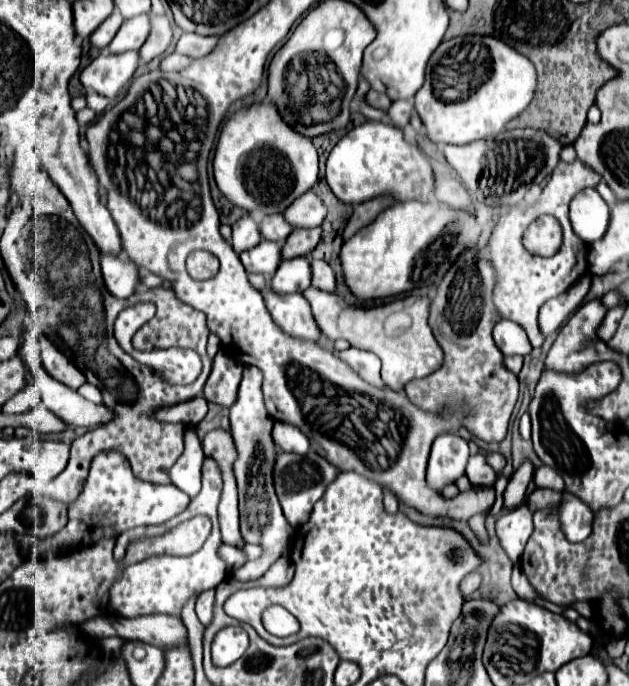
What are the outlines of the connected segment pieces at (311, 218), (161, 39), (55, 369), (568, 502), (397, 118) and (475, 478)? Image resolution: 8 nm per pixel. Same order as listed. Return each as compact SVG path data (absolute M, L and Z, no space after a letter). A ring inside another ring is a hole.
M312 190L300 196L300 200L288 206L288 210L284 212L286 222L290 222L292 228L316 228L322 224L324 216L326 216L326 206Z
M148 12L148 16L152 22L152 28L150 28L150 34L148 34L144 46L140 48L142 62L150 62L152 58L162 56L172 40L172 28L170 28L168 18L164 14L152 14L152 12Z
M44 334L40 336L40 346L42 346L42 362L50 376L60 380L62 384L68 384L74 390L86 382L86 376Z
M564 492L560 502L560 530L568 542L584 542L592 532L592 510L576 496Z
M396 100L388 108L388 120L396 128L404 128L408 124L408 120L410 120L410 112L412 112L412 106L406 100Z
M484 454L470 456L468 468L466 468L466 476L472 482L472 486L494 486L494 482L496 482L496 472L486 462Z

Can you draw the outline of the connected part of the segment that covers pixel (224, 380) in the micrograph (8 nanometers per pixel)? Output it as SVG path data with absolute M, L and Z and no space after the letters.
M222 350L216 354L210 378L204 386L204 398L218 406L230 408L238 396L238 384L242 378L242 364L226 356Z

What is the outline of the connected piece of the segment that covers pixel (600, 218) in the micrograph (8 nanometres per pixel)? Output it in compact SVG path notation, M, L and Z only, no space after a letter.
M584 188L570 202L572 228L586 244L604 236L604 230L608 230L608 216L610 208L594 188Z

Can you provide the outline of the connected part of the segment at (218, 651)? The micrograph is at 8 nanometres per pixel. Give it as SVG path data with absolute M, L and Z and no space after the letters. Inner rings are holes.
M240 626L222 628L212 642L212 660L218 666L228 666L238 660L248 648L248 634Z

